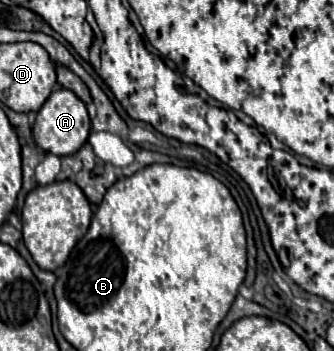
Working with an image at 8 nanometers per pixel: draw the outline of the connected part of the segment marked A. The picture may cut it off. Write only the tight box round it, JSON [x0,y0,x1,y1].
[32,89,90,157]

